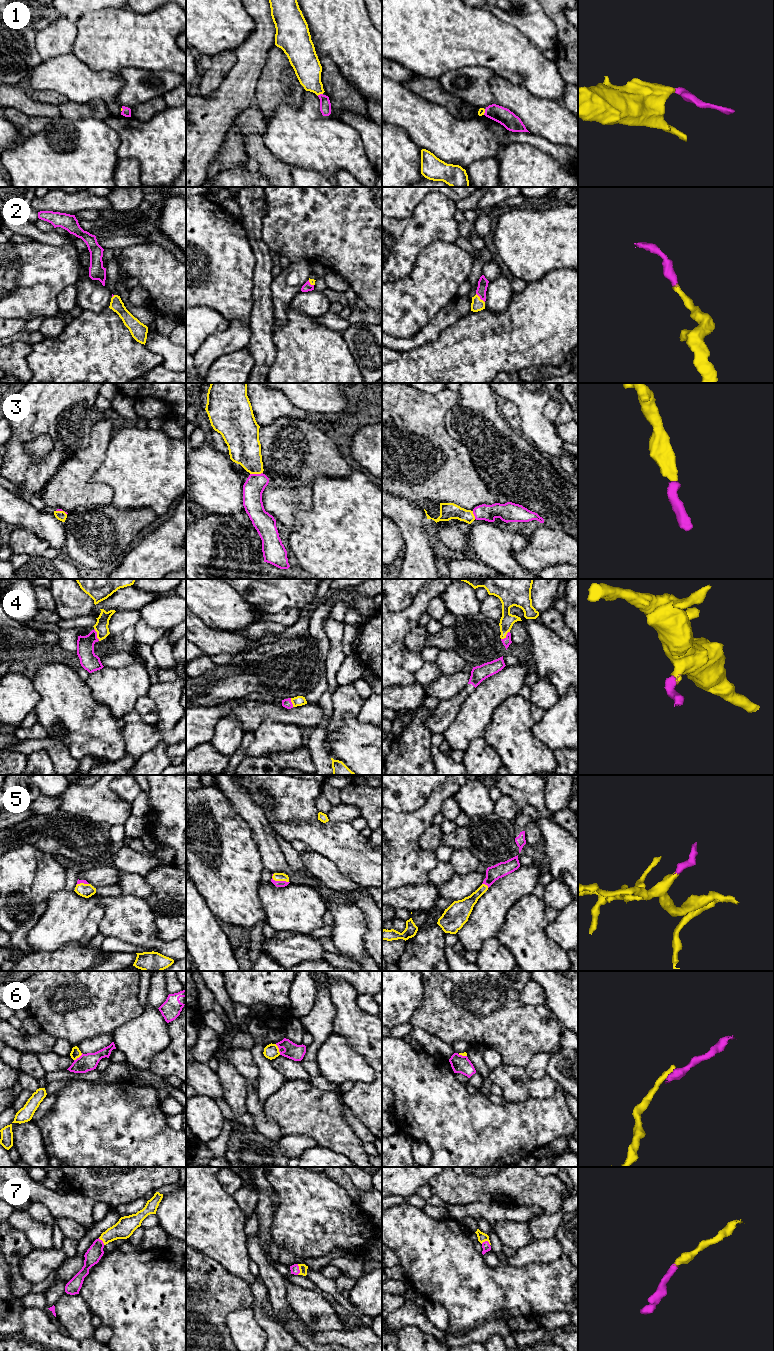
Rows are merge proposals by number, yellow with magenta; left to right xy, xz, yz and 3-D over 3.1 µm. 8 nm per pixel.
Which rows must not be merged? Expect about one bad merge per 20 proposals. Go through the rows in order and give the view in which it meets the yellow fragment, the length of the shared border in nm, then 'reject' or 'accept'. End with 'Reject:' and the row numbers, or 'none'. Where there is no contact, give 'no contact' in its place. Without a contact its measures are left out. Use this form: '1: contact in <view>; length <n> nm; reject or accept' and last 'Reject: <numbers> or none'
1: contact in xz; length 50 nm; accept
2: contact in yz; length 100 nm; accept
3: contact in xz; length 110 nm; accept
4: contact in xy; length 110 nm; accept
5: contact in xz; length 150 nm; accept
6: contact in xz; length 100 nm; reject
7: contact in xz; length 90 nm; accept
Reject: 6

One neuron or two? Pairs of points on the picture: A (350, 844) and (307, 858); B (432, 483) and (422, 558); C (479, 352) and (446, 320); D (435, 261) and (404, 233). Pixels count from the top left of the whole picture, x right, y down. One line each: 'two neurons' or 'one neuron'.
A: two neurons
B: two neurons
C: two neurons
D: two neurons

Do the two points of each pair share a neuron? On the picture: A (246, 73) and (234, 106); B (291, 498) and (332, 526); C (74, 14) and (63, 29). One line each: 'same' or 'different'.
A: same
B: different
C: different

